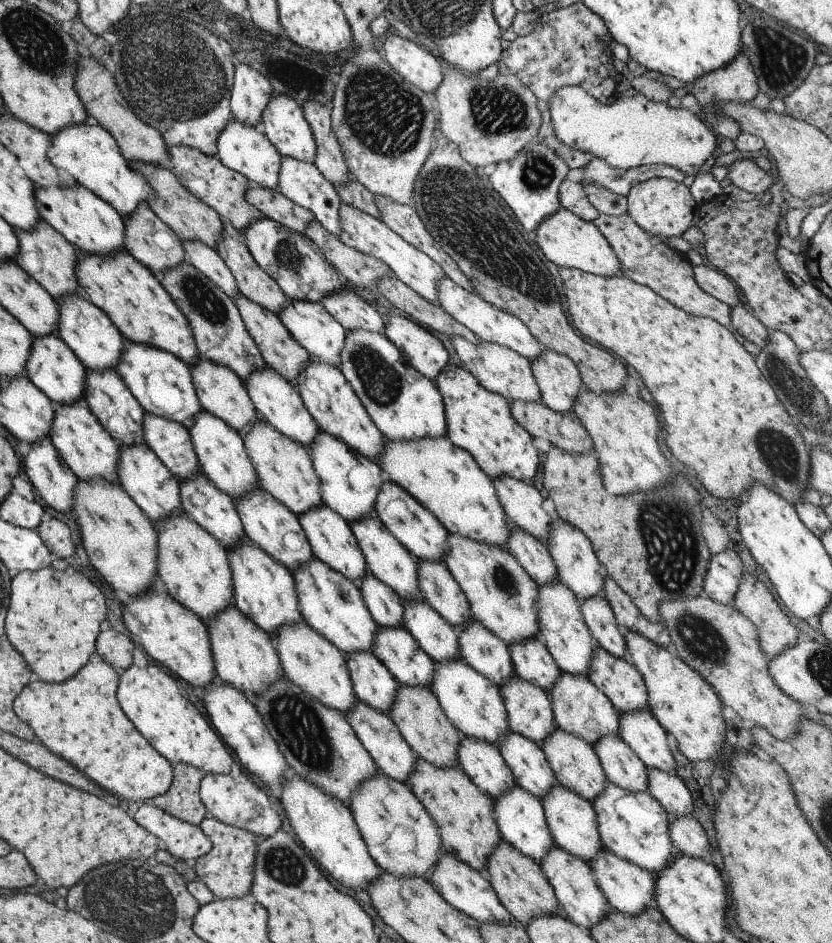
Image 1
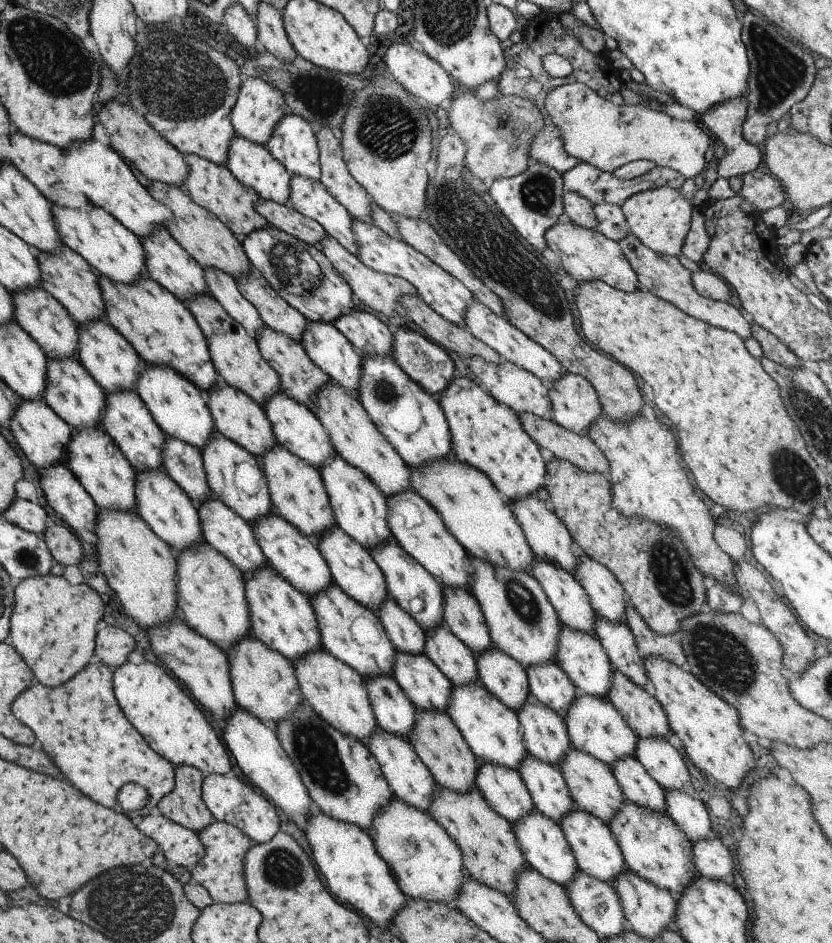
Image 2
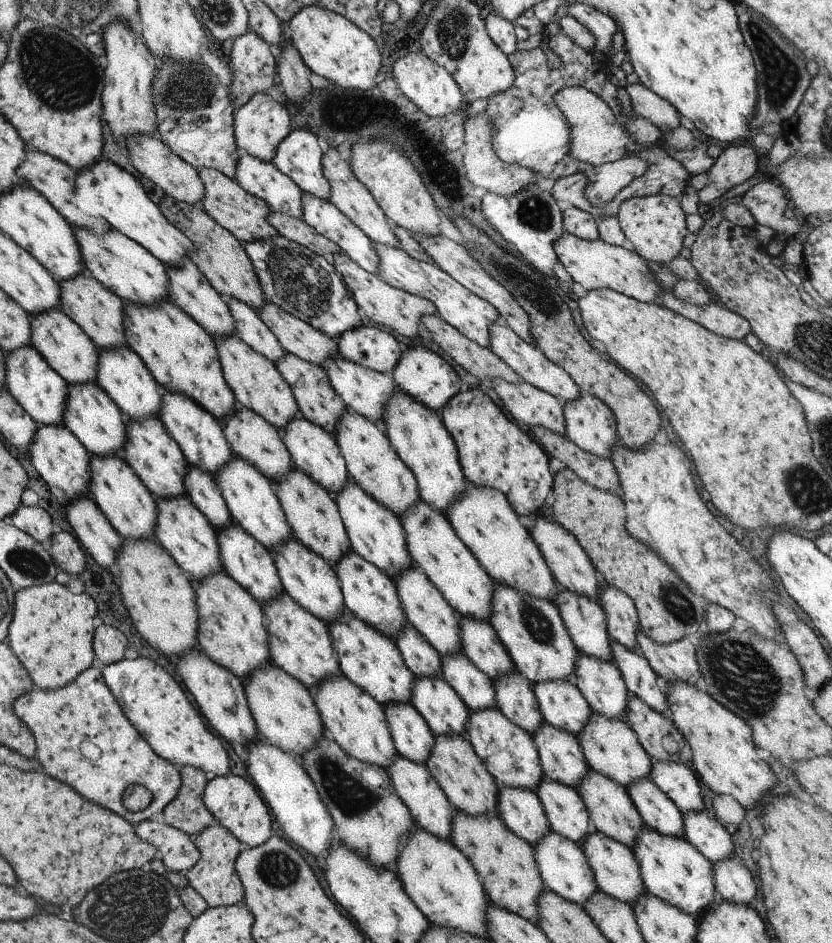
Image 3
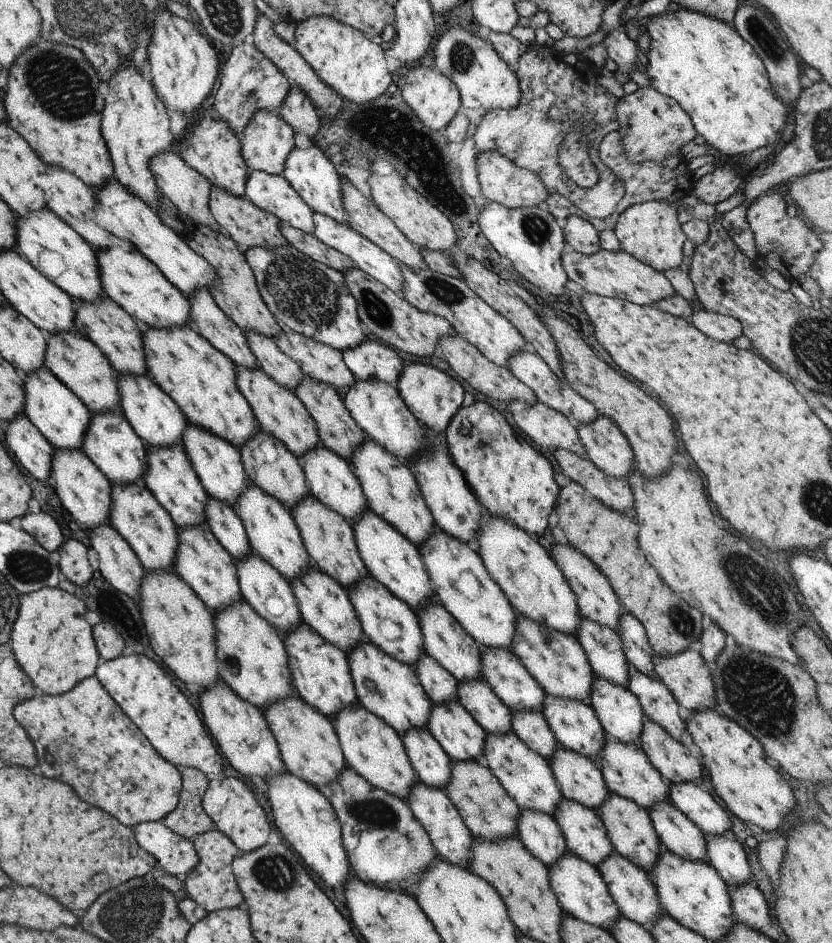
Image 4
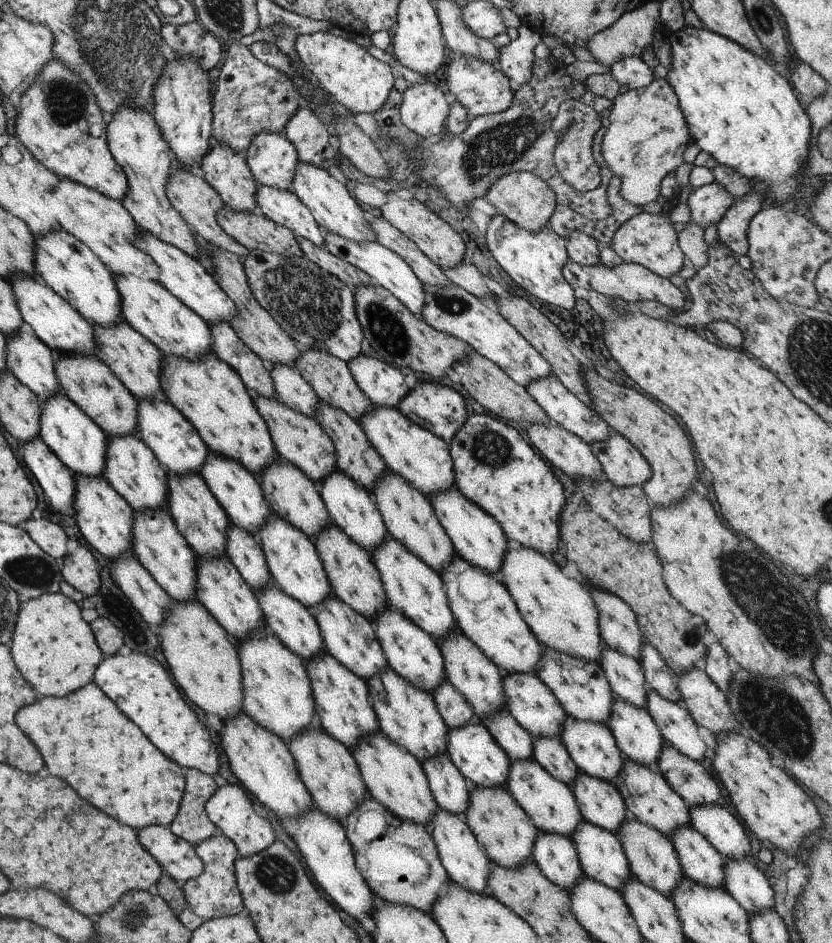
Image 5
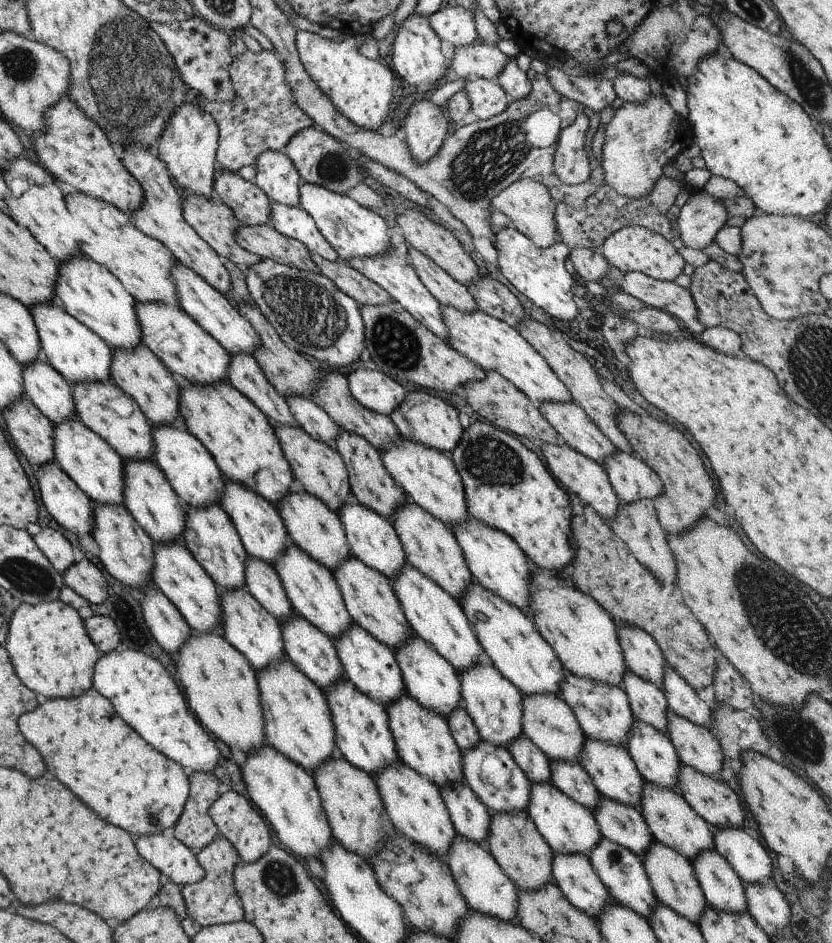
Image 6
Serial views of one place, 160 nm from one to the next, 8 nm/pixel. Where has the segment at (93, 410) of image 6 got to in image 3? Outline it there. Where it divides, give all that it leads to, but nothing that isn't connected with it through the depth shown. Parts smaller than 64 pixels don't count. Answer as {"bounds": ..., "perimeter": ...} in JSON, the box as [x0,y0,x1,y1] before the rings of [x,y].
{"bounds":[29,308,99,383],"perimeter":[[[59,308],[29,315],[30,344],[67,383],[95,383],[99,350],[92,340]]]}

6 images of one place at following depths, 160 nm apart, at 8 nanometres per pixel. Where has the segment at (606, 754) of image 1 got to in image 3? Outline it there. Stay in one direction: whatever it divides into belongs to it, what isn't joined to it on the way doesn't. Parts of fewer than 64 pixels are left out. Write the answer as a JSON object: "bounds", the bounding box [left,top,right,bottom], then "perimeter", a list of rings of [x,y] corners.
{"bounds":[625,779,684,838],"perimeter":[[[651,779],[631,781],[625,788],[645,826],[659,834],[684,838],[682,812]]]}

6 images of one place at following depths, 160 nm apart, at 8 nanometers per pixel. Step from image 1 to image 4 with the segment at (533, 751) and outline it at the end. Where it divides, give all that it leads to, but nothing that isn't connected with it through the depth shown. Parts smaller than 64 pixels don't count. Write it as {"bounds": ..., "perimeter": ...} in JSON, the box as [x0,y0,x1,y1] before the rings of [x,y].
{"bounds":[552,796,613,867],"perimeter":[[[562,796],[552,817],[563,835],[566,850],[586,863],[595,867],[613,852],[595,810]]]}

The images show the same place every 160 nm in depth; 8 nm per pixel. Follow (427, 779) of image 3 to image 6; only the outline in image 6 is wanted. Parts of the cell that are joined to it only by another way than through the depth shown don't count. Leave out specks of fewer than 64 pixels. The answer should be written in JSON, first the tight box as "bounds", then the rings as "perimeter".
{"bounds":[444,834,518,925],"perimeter":[[[456,834],[447,849],[444,861],[469,909],[514,925],[518,924],[516,887],[485,847]]]}

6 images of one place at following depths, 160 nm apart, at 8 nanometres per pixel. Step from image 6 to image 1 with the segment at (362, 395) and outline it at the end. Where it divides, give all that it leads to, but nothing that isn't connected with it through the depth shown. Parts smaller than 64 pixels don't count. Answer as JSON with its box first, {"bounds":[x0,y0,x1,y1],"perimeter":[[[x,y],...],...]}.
{"bounds":[319,289,385,334],"perimeter":[[[343,289],[331,296],[327,294],[327,298],[323,298],[319,304],[346,331],[365,330],[384,334],[385,324],[380,315],[355,292]]]}

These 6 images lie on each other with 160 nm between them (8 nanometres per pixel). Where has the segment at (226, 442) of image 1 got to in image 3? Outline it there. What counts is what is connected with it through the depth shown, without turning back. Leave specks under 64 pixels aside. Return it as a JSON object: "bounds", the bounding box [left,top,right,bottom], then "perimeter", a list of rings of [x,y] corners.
{"bounds":[213,454,292,552],"perimeter":[[[232,454],[230,461],[216,472],[213,480],[219,488],[221,498],[230,514],[231,522],[239,525],[269,552],[272,552],[272,548],[280,544],[281,541],[292,538],[289,525],[274,493],[273,484],[251,463]]]}

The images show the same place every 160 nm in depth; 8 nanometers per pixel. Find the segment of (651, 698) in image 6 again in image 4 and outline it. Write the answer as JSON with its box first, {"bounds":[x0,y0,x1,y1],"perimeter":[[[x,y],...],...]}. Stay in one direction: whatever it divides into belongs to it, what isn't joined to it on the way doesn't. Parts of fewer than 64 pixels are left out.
{"bounds":[576,616,626,688],"perimeter":[[[581,616],[576,630],[577,642],[581,645],[592,674],[626,688],[626,658],[619,635],[591,619]]]}

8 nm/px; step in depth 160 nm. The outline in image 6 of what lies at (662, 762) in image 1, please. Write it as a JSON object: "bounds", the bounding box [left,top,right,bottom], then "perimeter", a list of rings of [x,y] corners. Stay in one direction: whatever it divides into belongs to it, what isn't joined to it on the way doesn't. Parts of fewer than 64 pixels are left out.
{"bounds":[711,827,771,883],"perimeter":[[[744,827],[711,828],[712,843],[743,883],[771,881],[771,859]]]}

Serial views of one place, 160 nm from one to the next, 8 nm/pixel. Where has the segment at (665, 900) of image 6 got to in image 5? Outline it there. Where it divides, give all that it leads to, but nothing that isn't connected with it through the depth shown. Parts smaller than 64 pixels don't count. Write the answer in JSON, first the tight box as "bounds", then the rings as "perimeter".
{"bounds":[614,815,683,898],"perimeter":[[[631,815],[621,822],[614,834],[627,859],[631,876],[670,898],[672,890],[676,889],[676,884],[683,874],[676,852],[667,836],[653,829],[652,826],[644,825]]]}

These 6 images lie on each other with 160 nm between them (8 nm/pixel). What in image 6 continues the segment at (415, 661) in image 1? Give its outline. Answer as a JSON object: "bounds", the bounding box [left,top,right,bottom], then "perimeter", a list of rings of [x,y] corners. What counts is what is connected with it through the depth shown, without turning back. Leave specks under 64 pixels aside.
{"bounds":[461,739,530,812],"perimeter":[[[479,739],[471,748],[461,750],[461,772],[463,782],[489,812],[525,811],[530,793],[530,782],[505,747],[498,747]]]}

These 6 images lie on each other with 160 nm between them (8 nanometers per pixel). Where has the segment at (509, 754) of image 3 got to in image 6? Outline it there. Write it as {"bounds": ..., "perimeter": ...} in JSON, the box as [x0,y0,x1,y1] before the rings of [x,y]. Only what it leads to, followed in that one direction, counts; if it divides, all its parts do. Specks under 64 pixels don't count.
{"bounds":[524,782,601,856],"perimeter":[[[530,782],[528,803],[524,810],[553,853],[577,853],[588,856],[588,852],[601,839],[591,810],[571,800],[552,783]]]}

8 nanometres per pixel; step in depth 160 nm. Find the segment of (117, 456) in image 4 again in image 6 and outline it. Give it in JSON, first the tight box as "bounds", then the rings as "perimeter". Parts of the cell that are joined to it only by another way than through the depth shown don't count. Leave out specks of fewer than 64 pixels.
{"bounds":[122,458,187,543],"perimeter":[[[123,458],[122,477],[122,504],[145,534],[155,543],[175,540],[180,542],[187,509],[186,502],[172,489],[154,461],[151,459],[125,461]]]}

